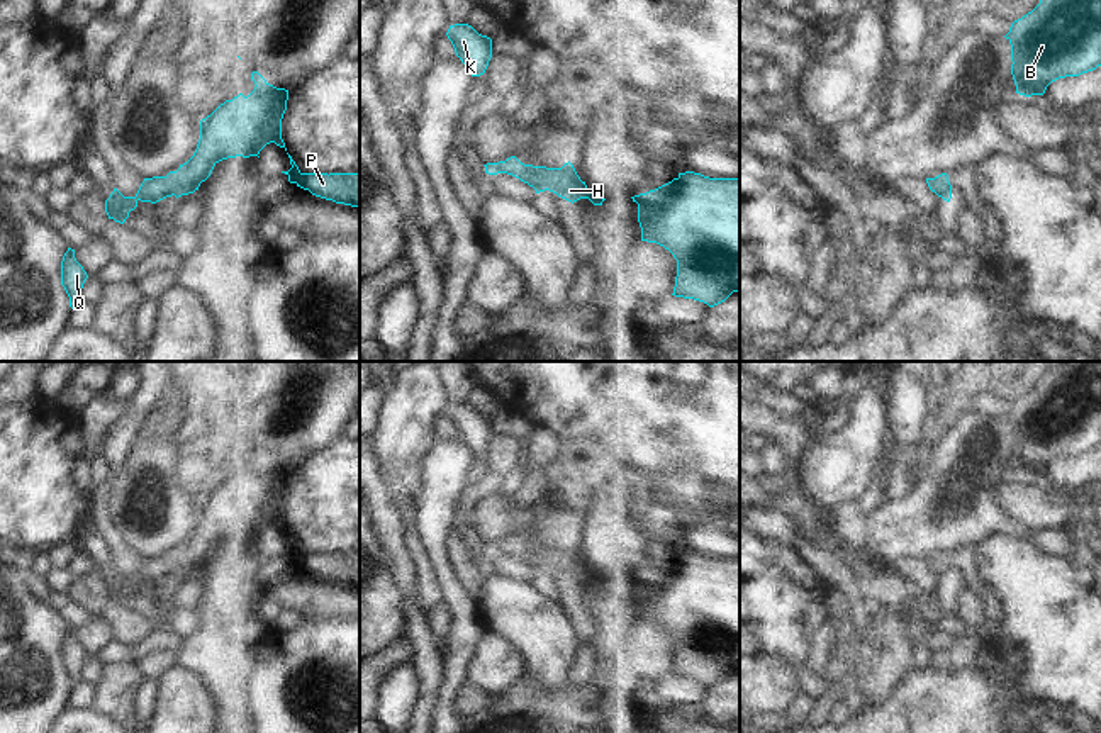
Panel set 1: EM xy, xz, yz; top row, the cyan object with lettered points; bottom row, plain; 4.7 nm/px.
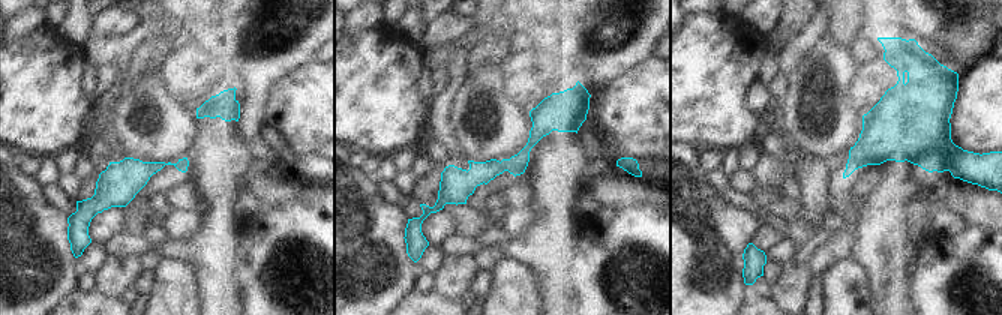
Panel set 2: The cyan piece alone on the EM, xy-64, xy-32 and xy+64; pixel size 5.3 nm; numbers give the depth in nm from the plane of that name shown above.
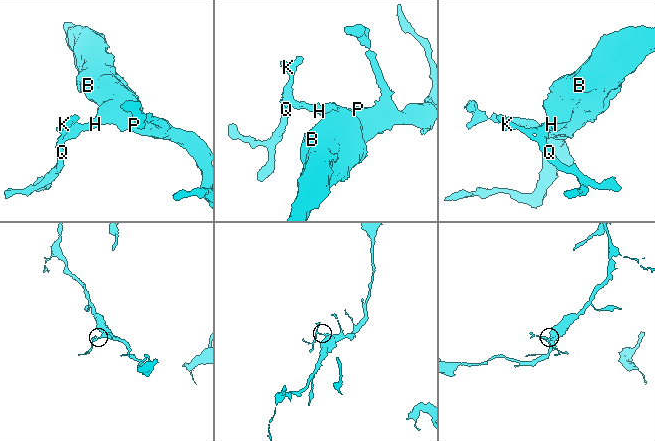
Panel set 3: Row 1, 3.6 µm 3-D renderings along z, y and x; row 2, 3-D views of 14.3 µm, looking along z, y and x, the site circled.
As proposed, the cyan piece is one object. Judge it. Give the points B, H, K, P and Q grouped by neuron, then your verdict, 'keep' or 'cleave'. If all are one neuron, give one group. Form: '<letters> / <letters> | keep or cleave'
B H K P Q | keep

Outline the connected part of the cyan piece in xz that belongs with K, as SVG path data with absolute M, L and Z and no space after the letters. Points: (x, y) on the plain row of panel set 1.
M468 404L450 406L446 416L472 456L483 455L492 438L492 419L478 414Z

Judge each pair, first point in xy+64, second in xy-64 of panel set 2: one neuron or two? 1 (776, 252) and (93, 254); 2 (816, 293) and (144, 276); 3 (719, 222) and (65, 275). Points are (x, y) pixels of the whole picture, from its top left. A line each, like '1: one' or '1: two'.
1: two
2: one
3: one

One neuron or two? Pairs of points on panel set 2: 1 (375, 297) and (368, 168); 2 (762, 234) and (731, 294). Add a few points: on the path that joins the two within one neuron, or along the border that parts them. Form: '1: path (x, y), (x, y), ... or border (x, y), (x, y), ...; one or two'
1: border (350, 152), (350, 161), (369, 177); two
2: border (761, 224), (750, 242); two

